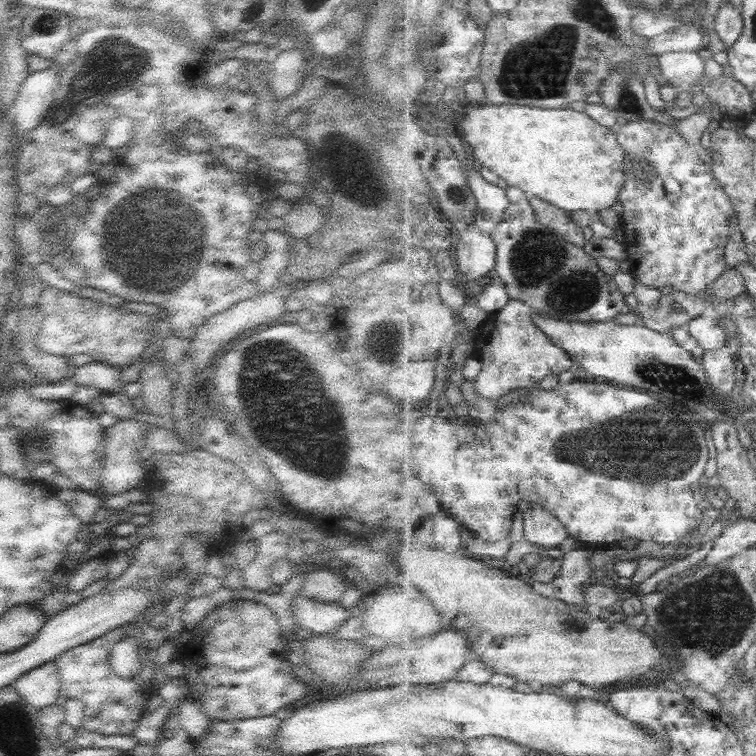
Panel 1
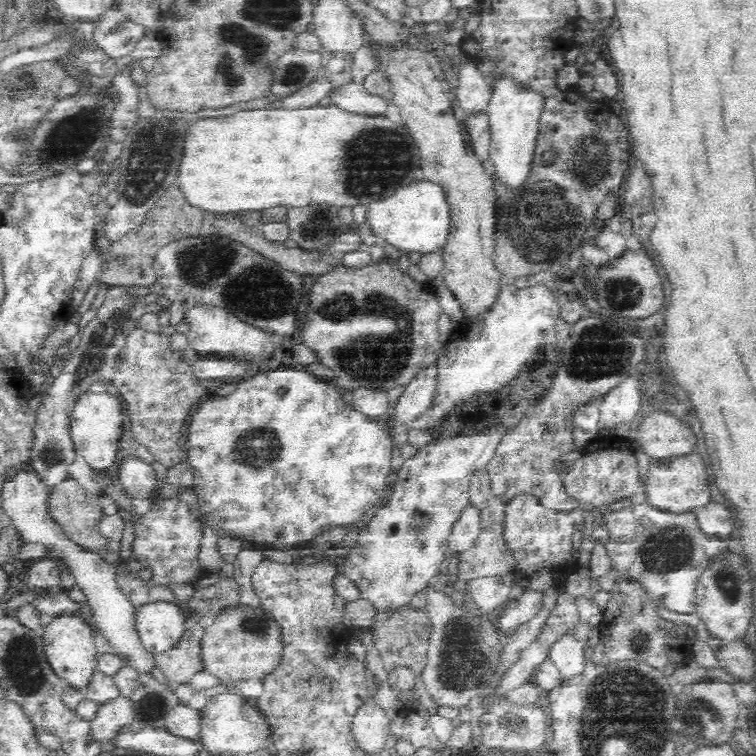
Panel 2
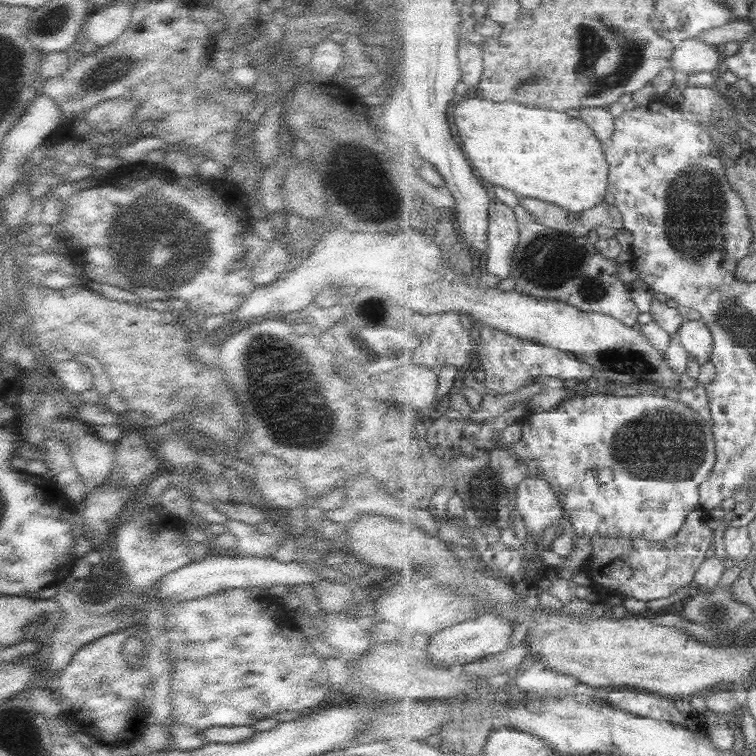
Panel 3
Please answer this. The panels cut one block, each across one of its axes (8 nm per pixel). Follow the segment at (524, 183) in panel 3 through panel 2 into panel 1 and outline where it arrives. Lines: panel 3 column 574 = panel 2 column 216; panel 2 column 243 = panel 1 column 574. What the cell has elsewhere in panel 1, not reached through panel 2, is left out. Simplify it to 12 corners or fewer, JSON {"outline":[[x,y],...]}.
{"outline":[[469,105],[479,166],[569,212],[628,182],[616,129],[585,111]]}

